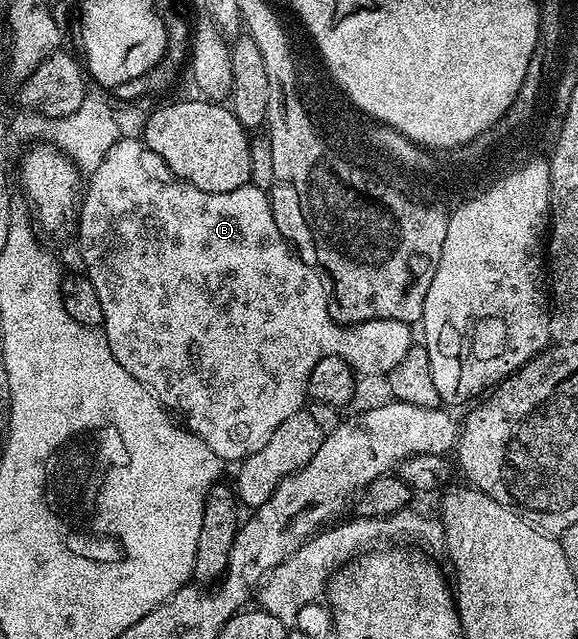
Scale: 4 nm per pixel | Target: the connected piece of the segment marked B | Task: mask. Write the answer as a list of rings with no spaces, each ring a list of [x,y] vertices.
[[[121,137],[112,146],[110,153],[102,157],[102,165],[98,165],[98,169],[90,173],[89,179],[92,180],[89,183],[87,180],[78,208],[80,255],[88,266],[86,274],[90,285],[94,285],[94,290],[102,300],[102,330],[110,345],[110,353],[114,353],[118,365],[122,365],[122,369],[126,369],[130,377],[142,381],[142,385],[152,391],[152,396],[187,430],[193,431],[199,439],[206,441],[206,445],[210,445],[210,449],[214,449],[221,461],[239,461],[250,453],[258,453],[258,449],[262,449],[262,445],[270,441],[274,429],[278,429],[278,425],[282,425],[286,417],[294,417],[294,413],[302,410],[308,399],[310,369],[314,369],[314,365],[318,365],[322,357],[342,357],[360,377],[387,377],[394,365],[398,365],[398,361],[406,357],[406,353],[414,346],[413,328],[409,324],[393,319],[371,319],[345,325],[332,320],[328,308],[328,291],[324,288],[323,281],[316,270],[301,261],[300,256],[292,250],[292,244],[284,240],[282,233],[278,233],[269,192],[249,185],[230,189],[230,193],[206,193],[189,183],[163,183],[162,180],[148,175],[147,169],[144,168],[144,155],[146,156],[146,148],[139,138]]]

